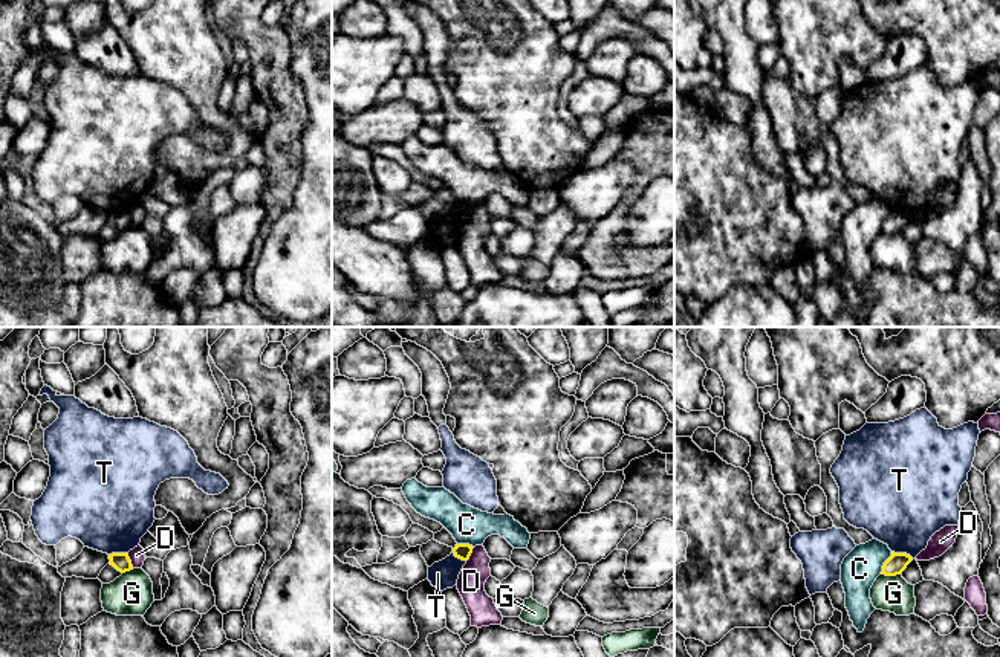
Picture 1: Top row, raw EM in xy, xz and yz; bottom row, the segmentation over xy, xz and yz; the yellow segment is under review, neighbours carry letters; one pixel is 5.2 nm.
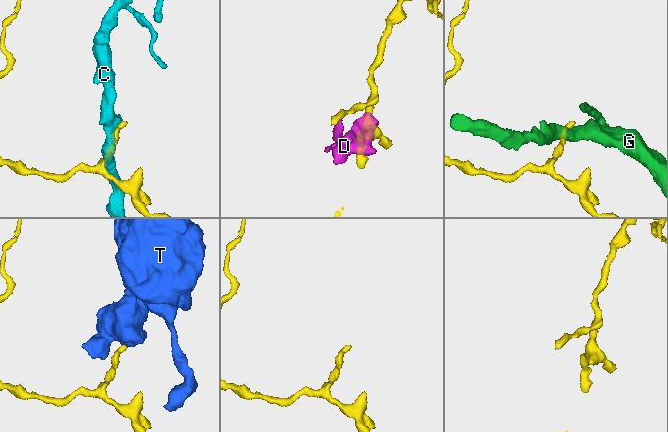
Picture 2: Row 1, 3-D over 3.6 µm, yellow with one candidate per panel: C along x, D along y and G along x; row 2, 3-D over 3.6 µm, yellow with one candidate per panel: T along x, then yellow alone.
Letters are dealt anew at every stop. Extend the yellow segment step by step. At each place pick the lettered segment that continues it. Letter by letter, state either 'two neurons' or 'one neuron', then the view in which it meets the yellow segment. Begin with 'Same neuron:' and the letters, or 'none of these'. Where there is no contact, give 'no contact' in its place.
Same neuron: none of these
C: two neurons; meets yellow in yz
D: two neurons; meets yellow in xy
G: two neurons; meets yellow in yz
T: two neurons; meets yellow in yz

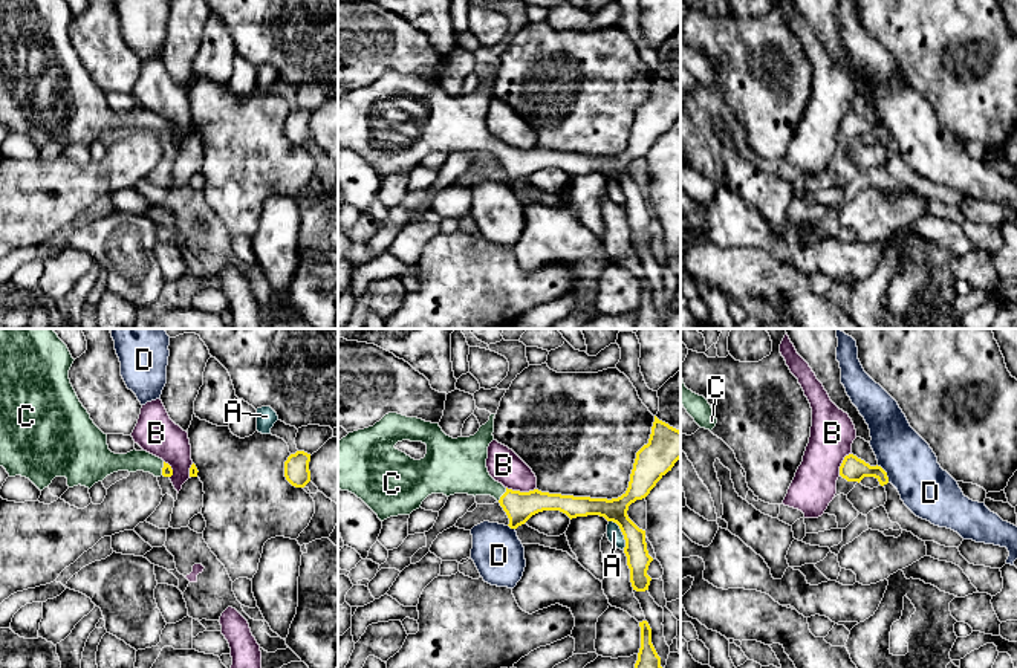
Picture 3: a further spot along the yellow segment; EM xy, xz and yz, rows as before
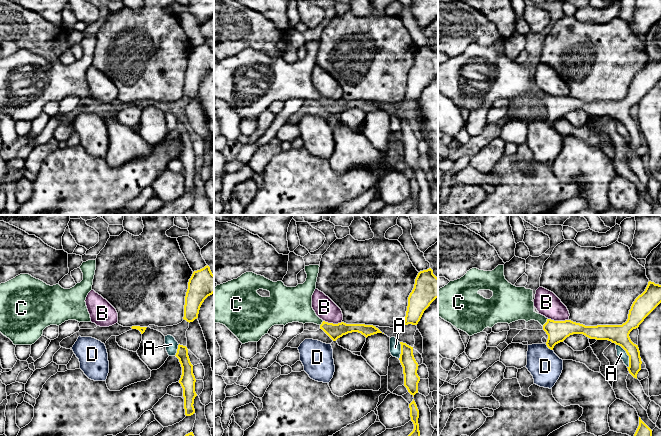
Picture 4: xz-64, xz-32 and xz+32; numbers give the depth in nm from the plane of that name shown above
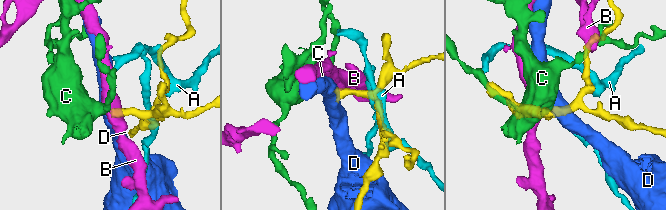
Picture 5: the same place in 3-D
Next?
Same neuron: C
A: two neurons; meets yellow in xz
B: two neurons; meets yellow in xz
C: one neuron; meets yellow in xz
D: two neurons; meets yellow in yz

